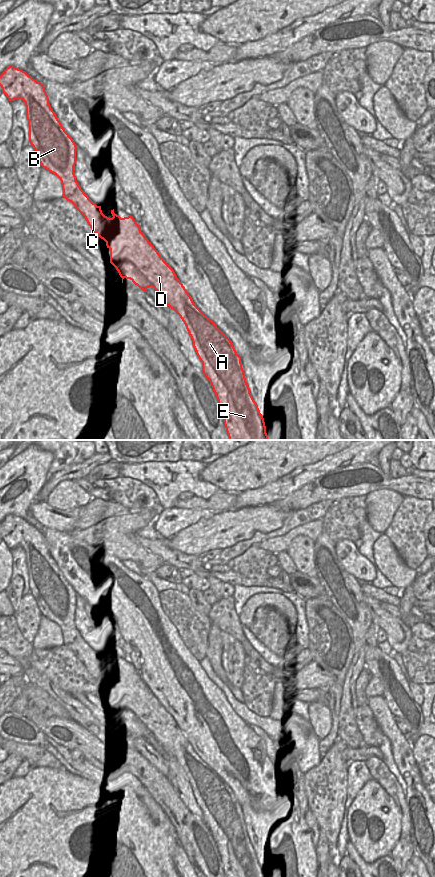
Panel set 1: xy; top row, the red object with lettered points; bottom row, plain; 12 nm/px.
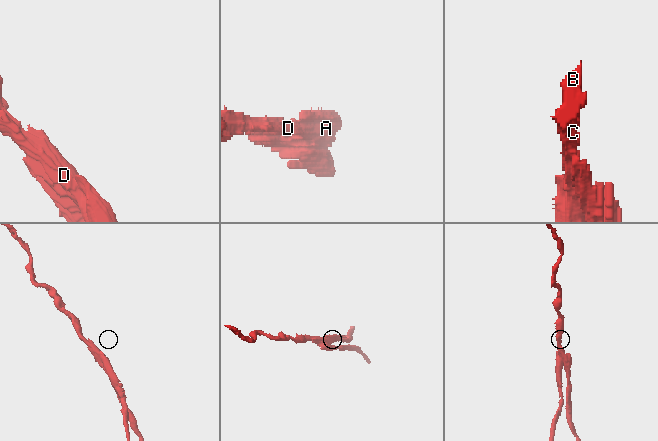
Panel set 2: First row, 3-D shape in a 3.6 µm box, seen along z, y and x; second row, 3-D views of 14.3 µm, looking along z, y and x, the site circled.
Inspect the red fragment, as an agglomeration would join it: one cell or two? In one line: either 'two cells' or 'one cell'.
two cells

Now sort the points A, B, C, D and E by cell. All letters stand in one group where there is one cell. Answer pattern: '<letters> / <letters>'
A D E / B C

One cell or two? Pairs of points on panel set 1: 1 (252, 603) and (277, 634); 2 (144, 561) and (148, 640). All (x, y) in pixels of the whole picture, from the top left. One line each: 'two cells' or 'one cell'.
1: two cells
2: two cells

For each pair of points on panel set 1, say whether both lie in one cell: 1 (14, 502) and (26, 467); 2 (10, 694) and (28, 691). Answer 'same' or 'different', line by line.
1: same
2: different

